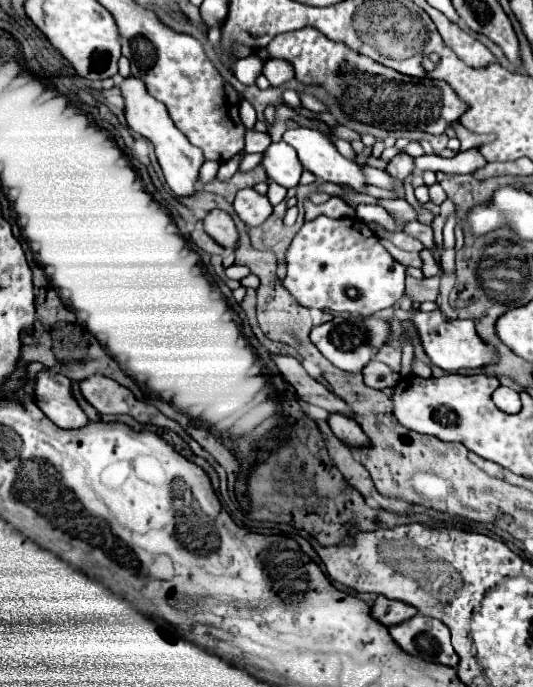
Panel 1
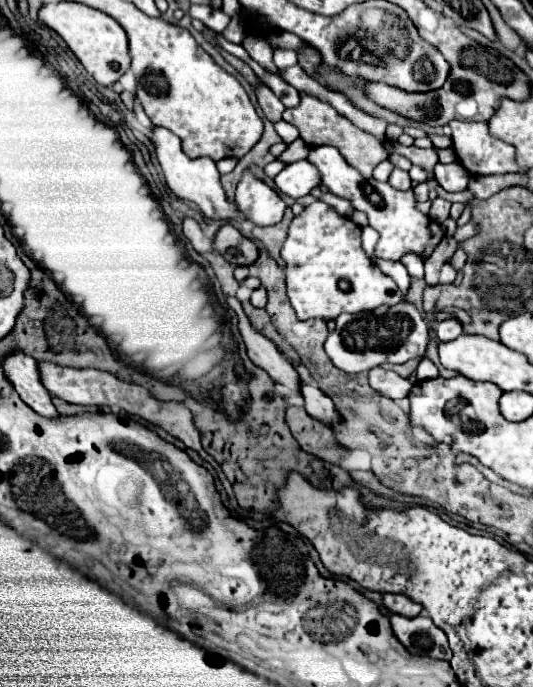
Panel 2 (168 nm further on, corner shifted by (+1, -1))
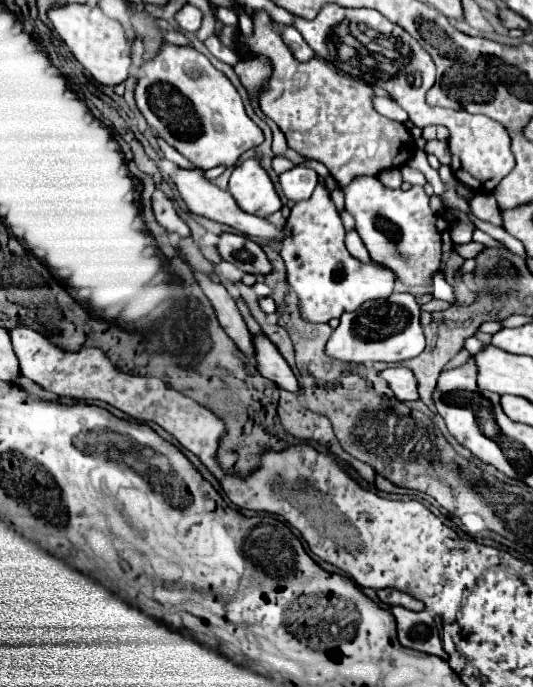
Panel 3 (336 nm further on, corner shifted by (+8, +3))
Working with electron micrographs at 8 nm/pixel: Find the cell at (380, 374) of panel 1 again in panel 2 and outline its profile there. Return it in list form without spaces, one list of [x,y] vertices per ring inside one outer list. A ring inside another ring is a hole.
[[[373,368],[369,372],[369,384],[383,396],[387,398],[407,398],[411,388],[413,388],[413,382],[401,378],[397,372],[393,370],[385,370],[385,368]]]

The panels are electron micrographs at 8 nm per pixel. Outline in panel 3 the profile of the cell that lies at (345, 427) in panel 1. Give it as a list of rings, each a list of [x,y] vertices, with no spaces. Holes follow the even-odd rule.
[[[254,336],[254,348],[260,374],[276,382],[280,388],[294,392],[294,388],[298,388],[298,380],[278,348],[266,336]]]

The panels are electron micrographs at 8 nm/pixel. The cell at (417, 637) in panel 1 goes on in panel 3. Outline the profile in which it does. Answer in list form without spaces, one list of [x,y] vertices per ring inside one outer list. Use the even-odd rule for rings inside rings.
[[[394,606],[392,614],[398,624],[398,640],[402,646],[448,660],[448,656],[442,648],[442,640],[440,640],[436,622],[426,610],[412,612],[402,606]]]

